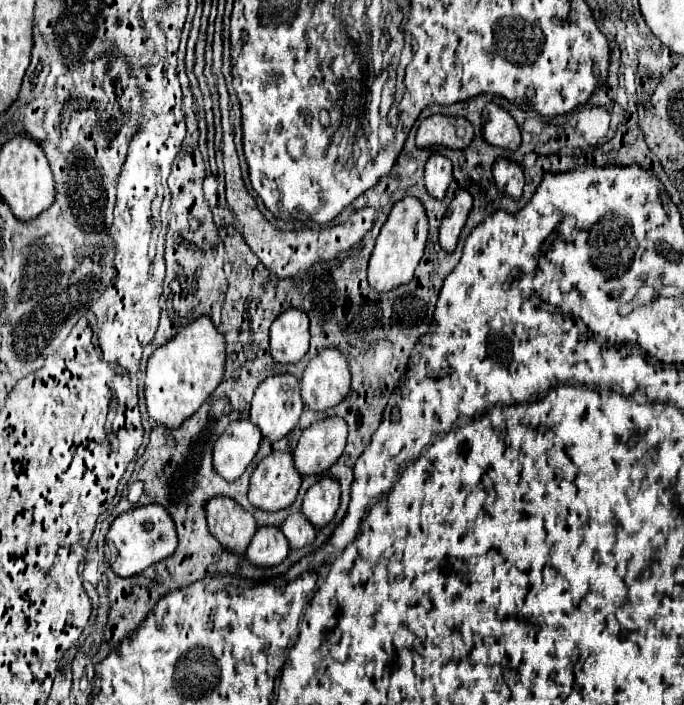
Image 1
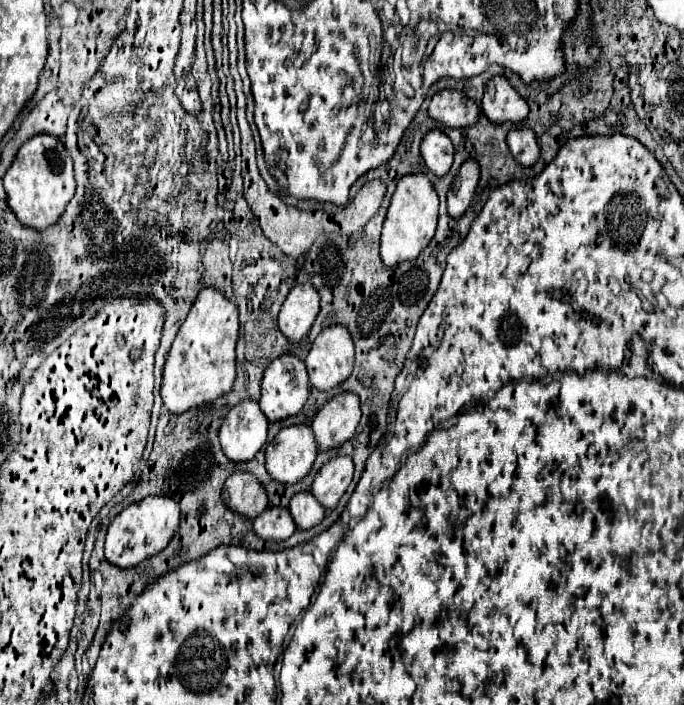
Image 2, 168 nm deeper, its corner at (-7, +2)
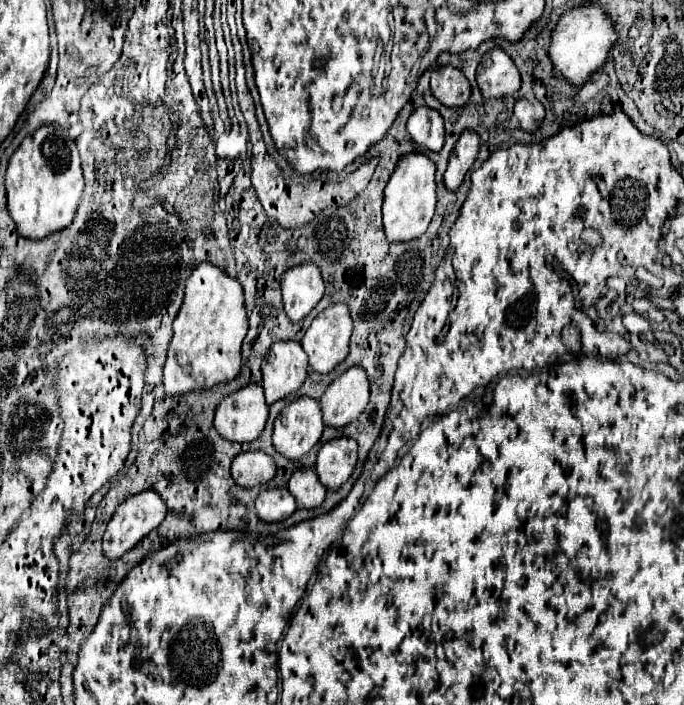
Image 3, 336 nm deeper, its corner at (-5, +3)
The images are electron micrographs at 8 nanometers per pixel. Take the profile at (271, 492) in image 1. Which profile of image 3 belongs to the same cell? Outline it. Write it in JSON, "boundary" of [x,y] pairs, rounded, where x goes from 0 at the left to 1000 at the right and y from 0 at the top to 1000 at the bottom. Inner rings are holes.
{"boundary":[[[440,563],[408,586],[399,606],[399,634],[408,645],[434,654],[463,631],[469,614],[472,597],[466,572]]]}

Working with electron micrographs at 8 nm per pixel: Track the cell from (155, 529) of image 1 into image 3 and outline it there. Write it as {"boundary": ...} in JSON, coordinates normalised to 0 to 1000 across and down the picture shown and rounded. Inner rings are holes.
{"boundary":[[[215,694],[209,699],[200,699],[189,708],[183,708],[171,725],[165,728],[162,739],[156,742],[156,753],[151,759],[151,784],[156,793],[174,793],[180,790],[186,782],[192,782],[200,770],[206,770],[215,756],[221,756],[224,750],[230,750],[244,730],[244,716],[241,711],[232,705],[232,699],[227,699],[224,694]]]}

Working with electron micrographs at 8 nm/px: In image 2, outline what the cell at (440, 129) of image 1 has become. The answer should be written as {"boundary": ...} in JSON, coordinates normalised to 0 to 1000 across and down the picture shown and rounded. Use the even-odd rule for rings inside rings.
{"boundary":[[[642,128],[627,145],[627,165],[659,182],[677,182],[697,173],[700,150],[668,128]]]}

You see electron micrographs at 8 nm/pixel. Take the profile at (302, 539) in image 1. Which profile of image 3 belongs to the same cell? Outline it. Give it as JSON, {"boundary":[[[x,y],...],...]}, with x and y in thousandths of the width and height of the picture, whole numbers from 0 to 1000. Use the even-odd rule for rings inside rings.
{"boundary":[[[434,665],[425,679],[423,679],[423,696],[428,699],[431,711],[434,711],[434,719],[443,719],[443,722],[461,722],[472,713],[475,708],[475,691],[469,688],[463,671],[458,665]]]}

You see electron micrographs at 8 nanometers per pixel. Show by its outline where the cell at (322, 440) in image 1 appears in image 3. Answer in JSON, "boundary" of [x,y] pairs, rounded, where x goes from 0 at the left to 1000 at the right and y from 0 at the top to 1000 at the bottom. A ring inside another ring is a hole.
{"boundary":[[[528,521],[507,523],[493,535],[469,563],[472,600],[496,609],[519,597],[539,569],[539,540]]]}

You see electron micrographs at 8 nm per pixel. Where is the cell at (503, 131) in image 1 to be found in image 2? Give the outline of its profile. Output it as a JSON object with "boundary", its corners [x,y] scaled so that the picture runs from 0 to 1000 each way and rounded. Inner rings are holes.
{"boundary":[[[721,108],[709,119],[703,156],[718,173],[762,173],[773,162],[770,145],[738,108]]]}

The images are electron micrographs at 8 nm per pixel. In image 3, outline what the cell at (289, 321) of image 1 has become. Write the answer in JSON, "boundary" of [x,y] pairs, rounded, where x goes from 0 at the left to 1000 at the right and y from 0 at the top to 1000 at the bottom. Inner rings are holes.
{"boundary":[[[446,373],[423,382],[411,396],[414,433],[425,458],[437,458],[472,421],[472,399],[463,376]]]}

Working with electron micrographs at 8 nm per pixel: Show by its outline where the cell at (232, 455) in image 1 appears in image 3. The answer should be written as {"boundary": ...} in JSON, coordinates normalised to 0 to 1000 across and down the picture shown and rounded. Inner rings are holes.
{"boundary":[[[361,546],[323,569],[314,583],[314,609],[332,626],[367,628],[382,620],[390,589],[382,546]]]}

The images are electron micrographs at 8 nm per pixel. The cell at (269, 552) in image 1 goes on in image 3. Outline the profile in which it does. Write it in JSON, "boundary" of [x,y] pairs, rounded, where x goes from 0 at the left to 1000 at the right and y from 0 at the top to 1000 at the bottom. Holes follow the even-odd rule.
{"boundary":[[[405,691],[405,694],[385,694],[373,711],[373,722],[382,739],[411,742],[431,728],[434,716],[420,691]]]}

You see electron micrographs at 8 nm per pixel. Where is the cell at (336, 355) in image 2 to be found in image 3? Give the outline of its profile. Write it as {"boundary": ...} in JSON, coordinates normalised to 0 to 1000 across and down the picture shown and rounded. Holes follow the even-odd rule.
{"boundary":[[[484,433],[475,444],[466,444],[440,481],[440,492],[452,506],[452,521],[475,532],[501,515],[510,504],[513,467],[516,455],[504,433]]]}

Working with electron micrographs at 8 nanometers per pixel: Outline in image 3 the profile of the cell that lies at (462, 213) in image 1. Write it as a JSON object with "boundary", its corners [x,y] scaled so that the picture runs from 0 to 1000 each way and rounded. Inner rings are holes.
{"boundary":[[[692,186],[674,189],[659,223],[656,223],[656,237],[651,243],[651,265],[656,271],[668,271],[680,254],[680,245],[689,240],[694,231],[694,223],[700,217],[700,194]]]}

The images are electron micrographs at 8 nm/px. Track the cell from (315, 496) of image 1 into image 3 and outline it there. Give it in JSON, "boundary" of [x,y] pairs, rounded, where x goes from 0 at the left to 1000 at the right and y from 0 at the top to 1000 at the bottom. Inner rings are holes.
{"boundary":[[[490,623],[466,637],[461,668],[478,696],[493,696],[516,671],[522,657],[519,623]]]}

